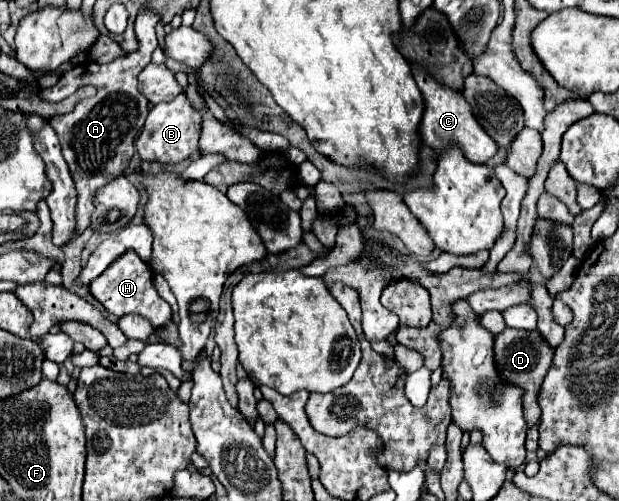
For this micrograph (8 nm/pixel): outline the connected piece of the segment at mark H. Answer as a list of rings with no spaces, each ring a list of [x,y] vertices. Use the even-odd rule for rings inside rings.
[[[128,251],[126,255],[118,257],[100,277],[96,277],[90,283],[90,291],[114,317],[136,313],[136,315],[146,317],[152,323],[152,327],[162,327],[164,323],[172,319],[170,305],[154,289],[150,267],[142,259],[138,259],[134,251]]]

